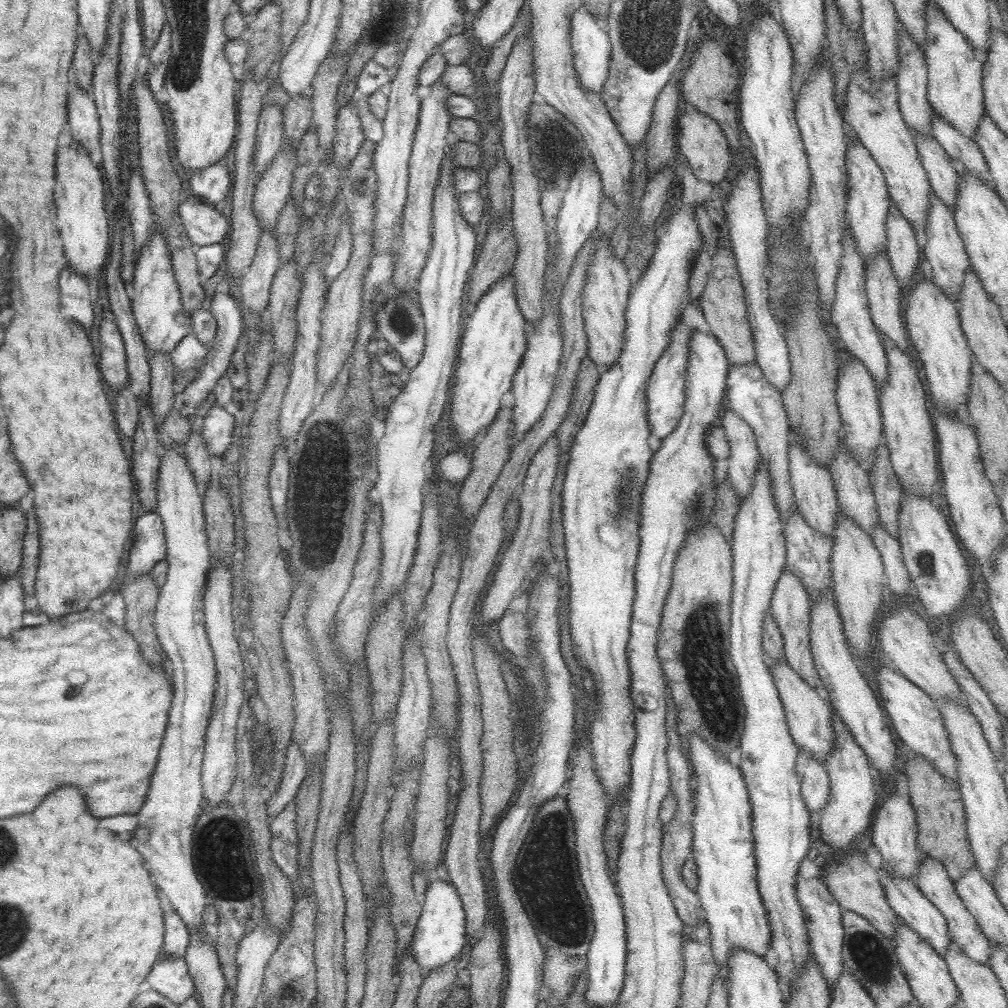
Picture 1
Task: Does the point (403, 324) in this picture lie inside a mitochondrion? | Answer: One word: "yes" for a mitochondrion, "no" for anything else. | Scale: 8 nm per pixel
yes

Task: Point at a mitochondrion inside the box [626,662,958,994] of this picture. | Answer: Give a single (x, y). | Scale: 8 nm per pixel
(871, 958)

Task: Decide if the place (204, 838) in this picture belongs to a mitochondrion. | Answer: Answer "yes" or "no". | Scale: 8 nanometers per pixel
yes

